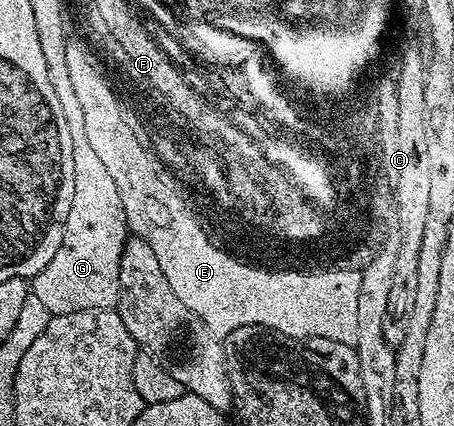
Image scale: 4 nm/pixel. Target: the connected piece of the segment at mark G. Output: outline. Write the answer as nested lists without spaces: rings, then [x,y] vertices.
[[[50,33],[40,38],[49,83],[53,90],[57,90],[57,102],[61,102],[61,114],[69,126],[69,139],[73,145],[73,206],[69,206],[69,218],[65,218],[65,230],[57,254],[53,254],[45,270],[30,281],[30,291],[52,316],[73,314],[77,310],[115,308],[119,302],[119,263],[123,246],[129,239],[127,215],[113,177],[89,143],[85,113],[81,111],[77,94],[73,94],[73,82],[66,66],[66,43]]]

